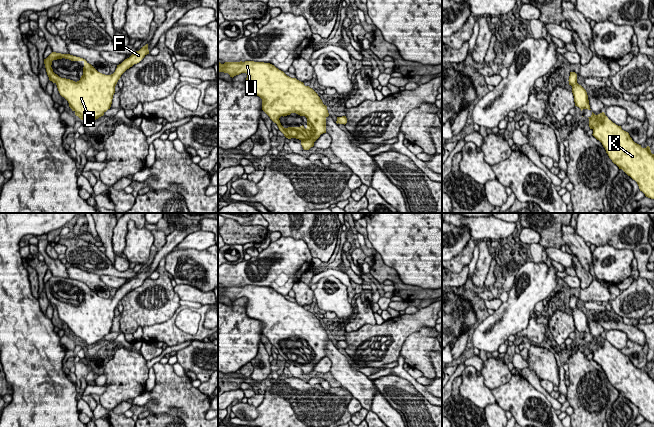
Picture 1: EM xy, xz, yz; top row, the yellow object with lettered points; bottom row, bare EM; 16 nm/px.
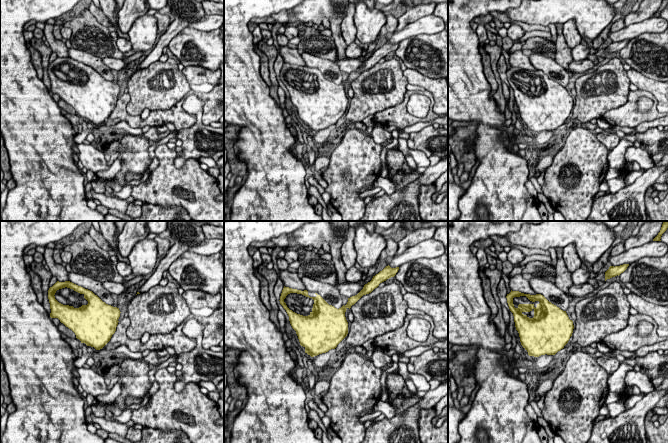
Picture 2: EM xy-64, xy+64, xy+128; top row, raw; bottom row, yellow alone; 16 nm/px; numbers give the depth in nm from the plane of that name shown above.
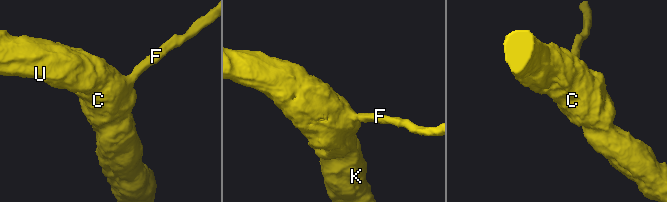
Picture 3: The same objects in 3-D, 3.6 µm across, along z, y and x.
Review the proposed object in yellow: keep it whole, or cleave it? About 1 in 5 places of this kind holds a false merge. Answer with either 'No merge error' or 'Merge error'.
No merge error

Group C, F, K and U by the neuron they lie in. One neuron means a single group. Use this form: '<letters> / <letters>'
C F K U

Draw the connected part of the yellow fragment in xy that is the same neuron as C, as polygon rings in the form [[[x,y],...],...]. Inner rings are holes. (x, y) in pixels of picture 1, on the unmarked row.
[[[148,268],[117,289],[111,299],[98,296],[85,283],[70,278],[52,276],[44,283],[44,288],[49,304],[57,309],[60,319],[68,325],[75,339],[84,347],[88,347],[103,340],[110,333],[115,310],[121,299],[134,288],[139,287],[147,278],[149,278]],[[62,282],[84,286],[83,299],[79,305],[61,302],[53,296],[52,285]]]

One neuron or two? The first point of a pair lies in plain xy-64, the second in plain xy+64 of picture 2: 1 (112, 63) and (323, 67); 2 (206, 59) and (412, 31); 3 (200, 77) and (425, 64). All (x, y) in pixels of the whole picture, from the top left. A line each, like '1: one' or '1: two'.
1: two
2: two
3: two

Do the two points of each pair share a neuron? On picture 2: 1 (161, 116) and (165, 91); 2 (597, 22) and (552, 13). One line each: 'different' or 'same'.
1: different
2: same

